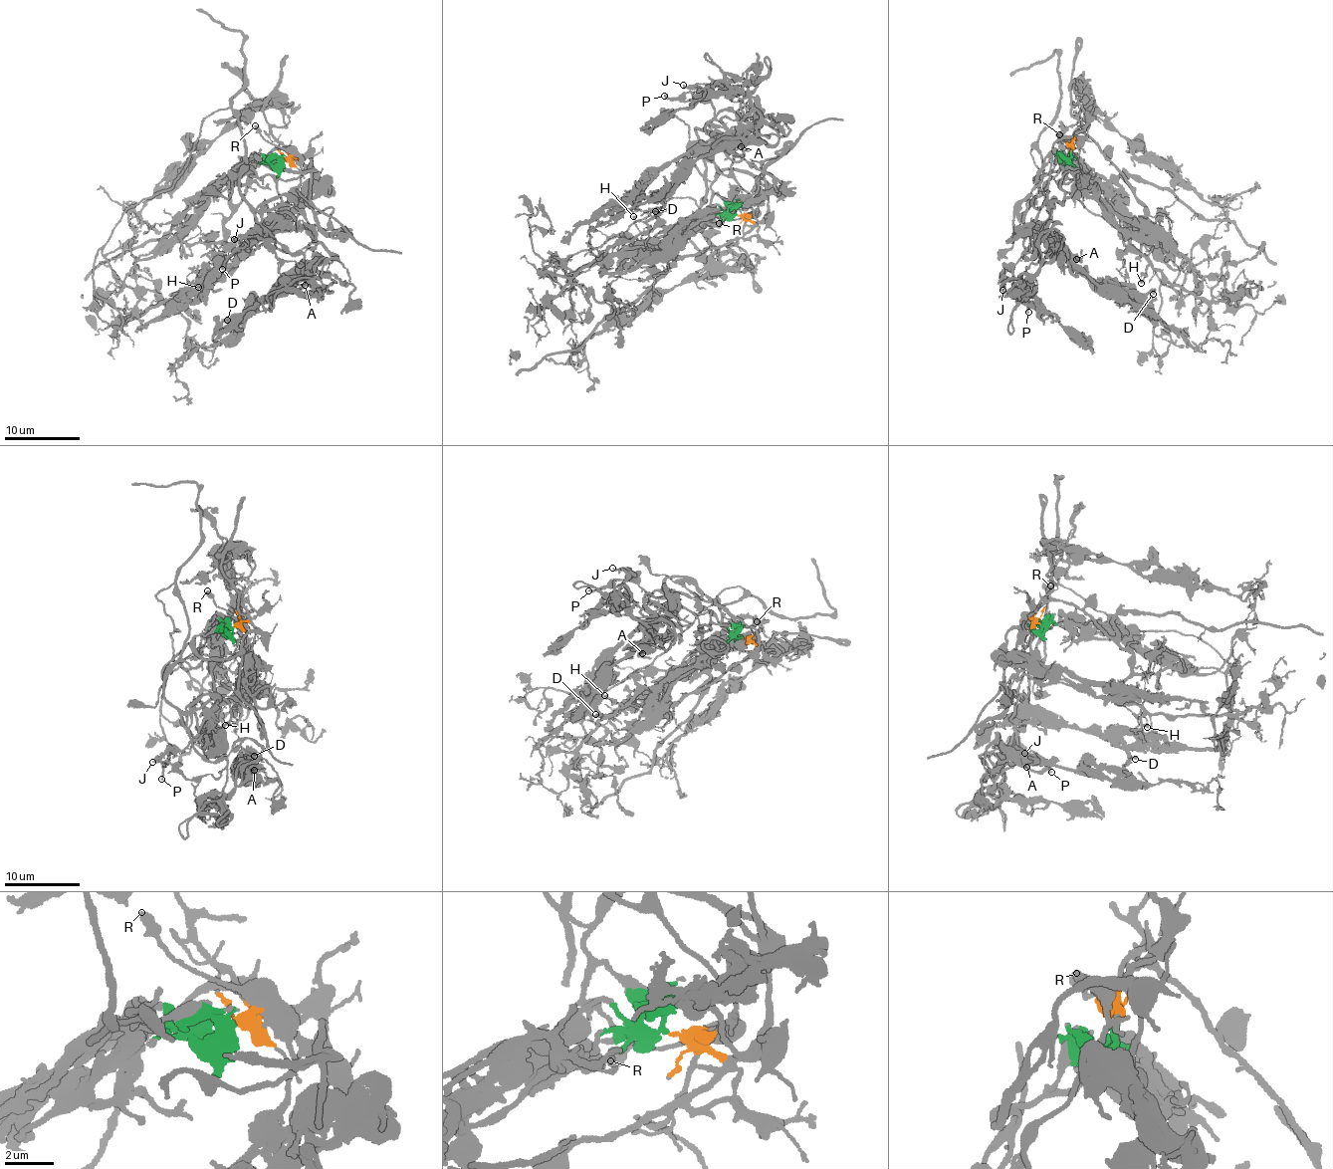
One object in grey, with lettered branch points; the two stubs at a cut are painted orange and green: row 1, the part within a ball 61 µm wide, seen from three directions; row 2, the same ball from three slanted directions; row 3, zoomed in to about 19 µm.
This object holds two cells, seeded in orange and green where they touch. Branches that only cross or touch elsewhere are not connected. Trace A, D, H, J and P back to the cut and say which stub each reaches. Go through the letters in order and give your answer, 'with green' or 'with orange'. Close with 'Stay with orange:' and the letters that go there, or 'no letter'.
A: with green
D: with green
H: with orange
J: with green
P: with green
Stay with orange: H

